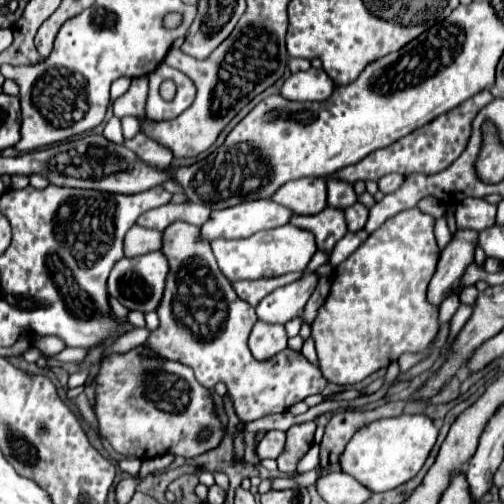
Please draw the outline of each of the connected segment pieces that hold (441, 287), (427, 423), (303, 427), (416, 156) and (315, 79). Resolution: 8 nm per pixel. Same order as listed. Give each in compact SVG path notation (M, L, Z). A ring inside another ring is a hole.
M466 228L466 230L456 230L452 234L452 240L442 250L436 274L428 286L428 300L432 304L438 306L460 286L462 274L474 262L476 244L478 244L476 230Z
M402 414L388 420L376 420L360 428L346 444L344 454L340 456L340 470L362 482L362 486L370 492L392 490L420 472L436 442L436 436L438 428L424 414Z
M316 422L296 424L286 432L286 446L282 452L288 452L288 474L296 474L298 462L314 444L314 432L316 432Z
M484 90L478 96L468 98L460 106L452 108L448 114L442 114L440 118L430 122L428 126L422 126L422 128L414 130L412 134L406 134L404 138L396 140L392 146L388 146L384 150L376 150L376 152L368 154L368 158L360 160L358 164L338 170L334 174L334 178L340 178L340 180L346 180L346 182L354 184L356 180L364 180L364 182L374 180L376 182L390 172L398 172L398 174L412 174L412 172L436 174L436 172L448 168L460 156L460 152L466 148L470 128L472 128L472 120L478 114L480 106L486 106L488 102L492 102L492 98L494 96L490 94L490 90Z
M310 68L306 72L296 72L284 80L282 96L300 102L322 102L334 92L334 82L324 70Z

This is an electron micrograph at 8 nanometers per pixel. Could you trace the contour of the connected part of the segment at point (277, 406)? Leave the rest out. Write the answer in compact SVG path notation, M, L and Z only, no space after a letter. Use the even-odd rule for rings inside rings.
M186 222L170 224L164 230L162 252L170 262L170 274L162 304L156 310L160 328L150 332L144 344L148 352L190 366L206 388L226 382L234 408L244 423L286 412L292 404L324 390L326 378L300 352L286 348L270 360L256 360L252 356L248 336L256 322L256 310L240 300L228 278L220 274L210 242L200 238L200 226Z

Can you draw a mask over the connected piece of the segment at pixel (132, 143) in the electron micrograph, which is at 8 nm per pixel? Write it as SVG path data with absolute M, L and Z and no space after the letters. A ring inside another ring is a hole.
M136 134L132 140L124 140L124 146L134 150L144 162L158 168L166 168L174 160L174 154L170 150L166 150L156 140L146 138L146 134Z

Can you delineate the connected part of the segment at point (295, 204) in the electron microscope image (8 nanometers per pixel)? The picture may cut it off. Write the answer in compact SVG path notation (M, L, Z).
M302 178L288 182L272 196L272 200L288 206L294 214L318 214L326 206L324 178Z

